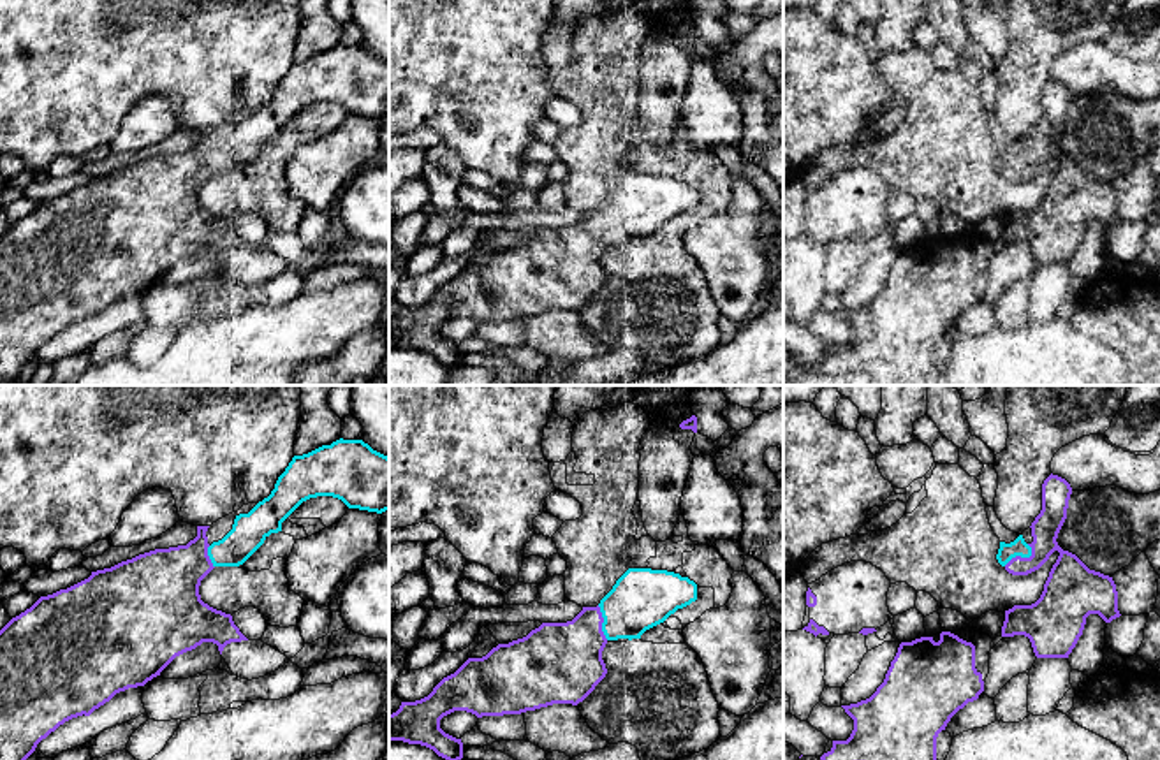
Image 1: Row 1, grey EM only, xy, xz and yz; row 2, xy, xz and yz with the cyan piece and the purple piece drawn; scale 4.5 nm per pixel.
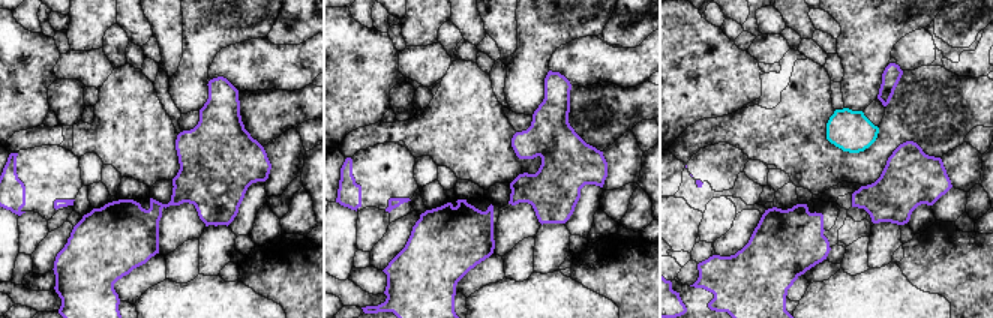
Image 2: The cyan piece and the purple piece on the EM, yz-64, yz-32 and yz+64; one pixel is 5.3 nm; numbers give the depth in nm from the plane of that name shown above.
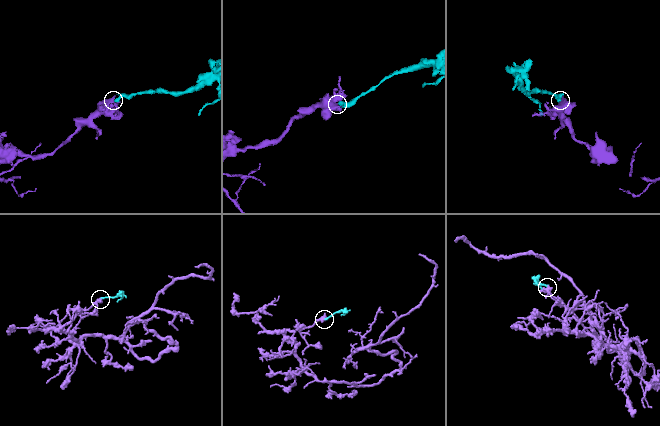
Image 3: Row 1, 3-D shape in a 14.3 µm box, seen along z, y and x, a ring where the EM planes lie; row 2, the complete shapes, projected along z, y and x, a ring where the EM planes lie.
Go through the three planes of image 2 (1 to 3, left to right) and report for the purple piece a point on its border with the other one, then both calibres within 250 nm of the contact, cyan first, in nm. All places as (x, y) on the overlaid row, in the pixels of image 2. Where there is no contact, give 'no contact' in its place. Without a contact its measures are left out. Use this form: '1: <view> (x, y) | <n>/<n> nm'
1: no contact
2: no contact
3: no contact

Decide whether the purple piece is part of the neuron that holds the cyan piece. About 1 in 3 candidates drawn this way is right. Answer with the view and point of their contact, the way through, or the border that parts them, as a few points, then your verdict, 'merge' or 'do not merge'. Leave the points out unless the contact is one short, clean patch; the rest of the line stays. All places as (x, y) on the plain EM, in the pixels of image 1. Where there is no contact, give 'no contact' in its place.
meets cyan in yz at (1020, 160); merge

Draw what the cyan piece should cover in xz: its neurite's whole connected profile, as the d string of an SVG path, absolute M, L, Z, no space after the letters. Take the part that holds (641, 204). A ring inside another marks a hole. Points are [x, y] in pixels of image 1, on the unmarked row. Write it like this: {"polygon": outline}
{"polygon": "M628 174L597 213L583 213L567 229L542 229L526 243L498 250L482 264L468 264L428 303L401 308L400 315L389 320L389 347L426 352L454 369L463 364L463 348L440 334L444 322L466 317L482 324L521 320L553 310L577 311L607 280L602 257L609 246L641 245L646 236L695 206L697 190L688 183L667 176Z"}

